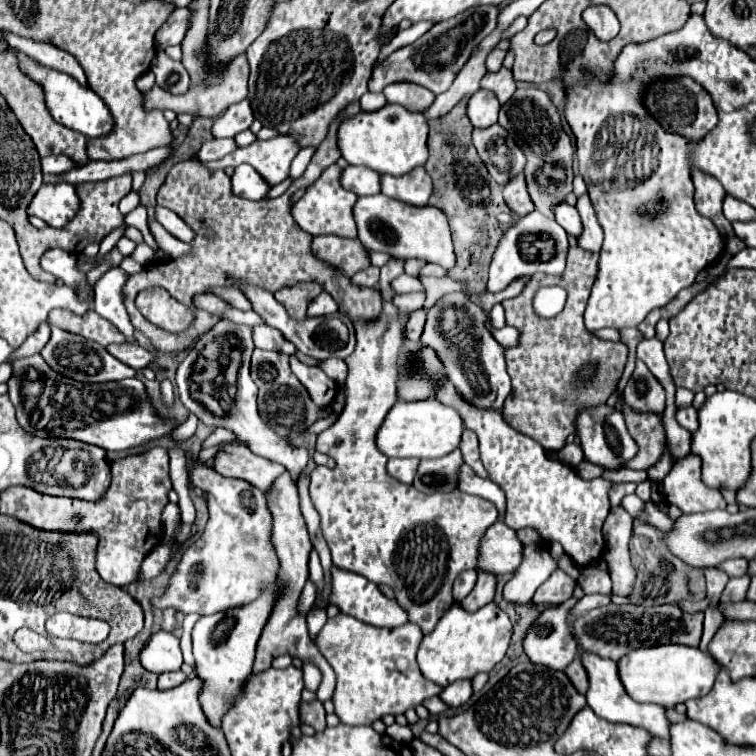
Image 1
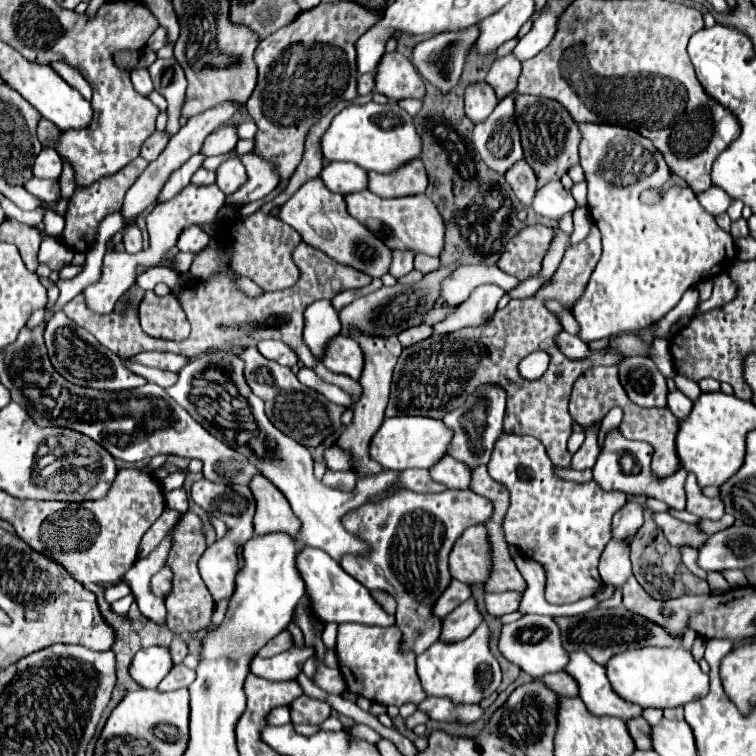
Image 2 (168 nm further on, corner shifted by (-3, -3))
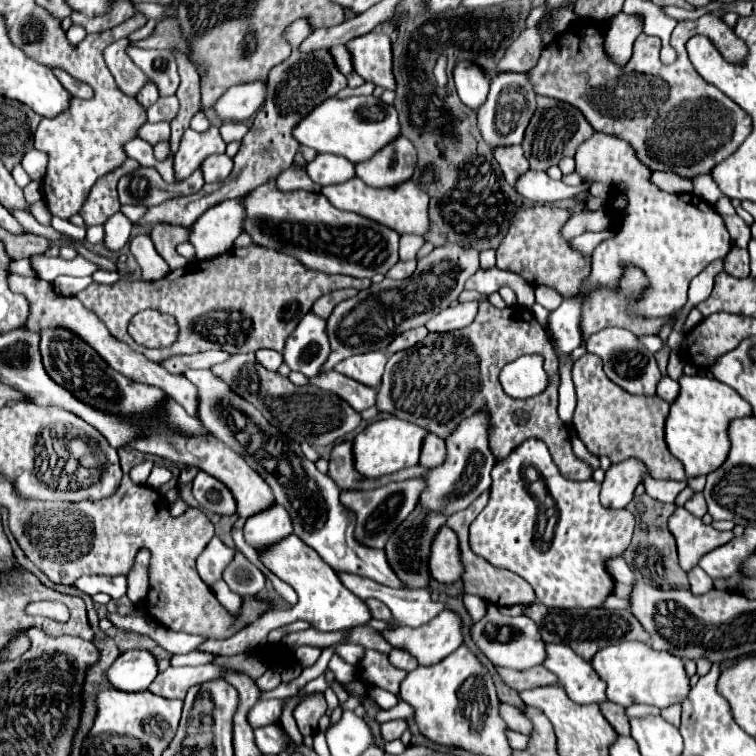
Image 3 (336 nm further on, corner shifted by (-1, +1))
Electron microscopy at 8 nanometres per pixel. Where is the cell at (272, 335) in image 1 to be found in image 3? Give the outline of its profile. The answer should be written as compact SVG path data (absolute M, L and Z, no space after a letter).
M262 348L256 352L256 358L260 360L260 364L264 368L272 368L272 370L278 370L278 366L282 364L282 354L276 352L276 350L270 350L270 348Z

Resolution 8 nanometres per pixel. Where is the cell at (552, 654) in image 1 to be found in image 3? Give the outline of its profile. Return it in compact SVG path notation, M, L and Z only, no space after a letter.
M488 606L488 614L484 620L476 622L472 626L472 638L476 646L496 664L502 668L512 670L528 670L534 666L540 666L546 660L546 644L540 636L540 630L536 622L528 616L502 616L496 606Z

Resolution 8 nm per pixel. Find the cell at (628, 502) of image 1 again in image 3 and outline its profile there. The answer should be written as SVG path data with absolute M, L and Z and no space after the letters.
M684 508L674 510L674 514L668 518L668 530L676 538L678 544L678 558L680 566L684 570L690 570L698 564L700 556L706 552L726 544L730 538L734 538L732 532L720 532L712 526L704 524L694 514L686 512Z

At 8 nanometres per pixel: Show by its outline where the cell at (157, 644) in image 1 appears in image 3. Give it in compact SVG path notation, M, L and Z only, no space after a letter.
M128 650L108 670L108 680L114 688L126 692L148 690L158 674L158 662L148 650Z

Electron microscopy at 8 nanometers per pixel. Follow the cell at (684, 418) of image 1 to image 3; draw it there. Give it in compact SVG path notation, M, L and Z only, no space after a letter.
M664 376L664 378L658 382L656 394L658 394L662 400L666 400L666 402L672 404L672 402L678 398L678 392L680 392L680 386L678 386L678 382L674 382L672 378Z

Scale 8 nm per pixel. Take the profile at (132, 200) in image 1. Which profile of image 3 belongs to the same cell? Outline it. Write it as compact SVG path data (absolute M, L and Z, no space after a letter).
M140 234L130 240L130 252L140 264L144 280L158 280L170 272L166 260L156 252L152 240L146 234Z

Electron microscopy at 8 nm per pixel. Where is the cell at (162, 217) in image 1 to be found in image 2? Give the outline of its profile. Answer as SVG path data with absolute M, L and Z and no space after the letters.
M190 226L180 234L178 250L180 252L200 252L206 248L208 242L210 242L210 238L206 232L200 230L200 226Z

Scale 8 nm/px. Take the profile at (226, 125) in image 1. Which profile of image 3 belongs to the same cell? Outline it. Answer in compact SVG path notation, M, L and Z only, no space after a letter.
M210 126L206 132L186 130L180 142L180 150L174 154L174 170L178 182L186 180L202 160L206 160L212 154L224 154L226 142L220 136L220 130L216 126Z

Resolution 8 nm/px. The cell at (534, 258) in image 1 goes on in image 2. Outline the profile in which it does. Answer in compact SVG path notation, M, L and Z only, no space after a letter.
M480 286L464 300L452 314L448 314L444 320L436 322L432 328L436 334L448 334L456 332L466 326L480 326L490 320L490 316L496 312L496 304L504 290L498 286Z

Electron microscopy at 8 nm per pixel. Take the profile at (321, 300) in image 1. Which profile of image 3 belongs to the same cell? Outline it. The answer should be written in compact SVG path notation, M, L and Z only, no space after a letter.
M308 312L286 340L282 354L284 362L292 370L298 370L306 374L306 378L310 378L322 370L330 352L332 350L326 332L326 320L316 316L314 312Z

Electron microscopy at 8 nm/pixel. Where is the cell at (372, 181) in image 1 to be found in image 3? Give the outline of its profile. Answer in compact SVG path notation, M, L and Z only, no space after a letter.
M318 154L312 162L308 162L306 174L318 186L332 186L332 184L342 184L346 180L352 180L356 176L356 170L354 164L350 164L350 160L342 156Z

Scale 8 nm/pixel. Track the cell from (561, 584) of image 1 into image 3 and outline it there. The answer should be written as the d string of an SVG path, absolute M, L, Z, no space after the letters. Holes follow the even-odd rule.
M538 438L524 440L518 448L514 448L506 458L498 460L492 468L492 488L490 488L490 502L482 514L470 526L470 546L472 550L490 560L494 566L502 566L514 570L518 576L530 582L536 592L538 602L546 604L548 608L596 608L602 606L604 598L612 594L614 580L606 570L606 560L612 556L622 554L634 532L634 516L622 508L606 508L600 504L598 498L600 484L594 480L568 480L564 478L556 464L548 454L548 446ZM530 466L538 472L538 480L544 482L546 496L544 500L532 494L528 470Z

